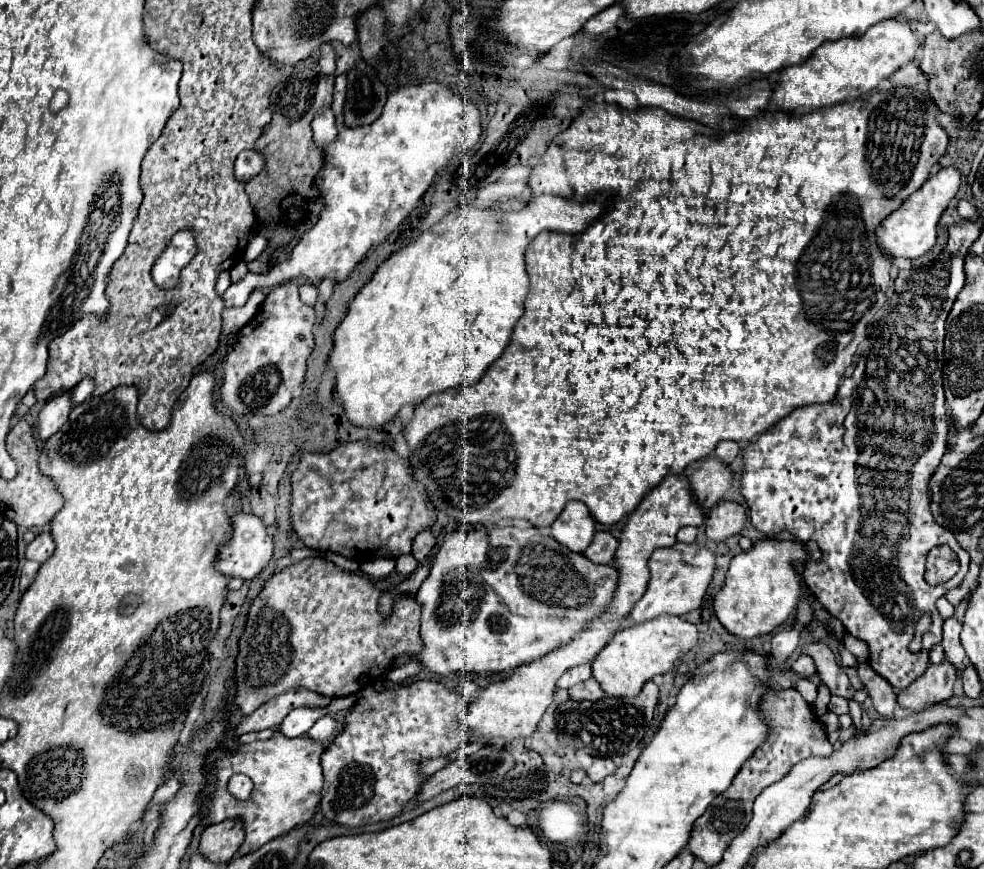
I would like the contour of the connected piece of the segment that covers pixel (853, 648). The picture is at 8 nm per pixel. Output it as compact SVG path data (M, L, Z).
M845 635L843 643L845 643L845 649L851 651L851 653L857 657L859 663L867 663L867 661L869 661L869 647L867 647L865 641L855 639L853 635Z

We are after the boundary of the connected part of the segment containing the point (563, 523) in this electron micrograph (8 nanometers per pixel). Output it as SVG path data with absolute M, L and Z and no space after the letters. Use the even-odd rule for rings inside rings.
M569 501L563 513L553 521L551 535L565 547L581 551L589 547L595 535L595 519L589 513L587 505L581 501Z

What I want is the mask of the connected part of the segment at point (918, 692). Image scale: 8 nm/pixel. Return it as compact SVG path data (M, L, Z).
M943 659L937 665L929 665L927 671L909 687L897 693L897 701L913 711L923 709L929 703L937 703L953 697L953 685L957 681L957 667Z

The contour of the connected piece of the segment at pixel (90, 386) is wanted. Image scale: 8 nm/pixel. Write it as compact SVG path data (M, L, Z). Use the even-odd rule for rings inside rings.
M85 377L75 389L73 389L73 403L79 405L83 403L85 399L91 397L91 393L95 391L95 383L93 383L93 377Z

